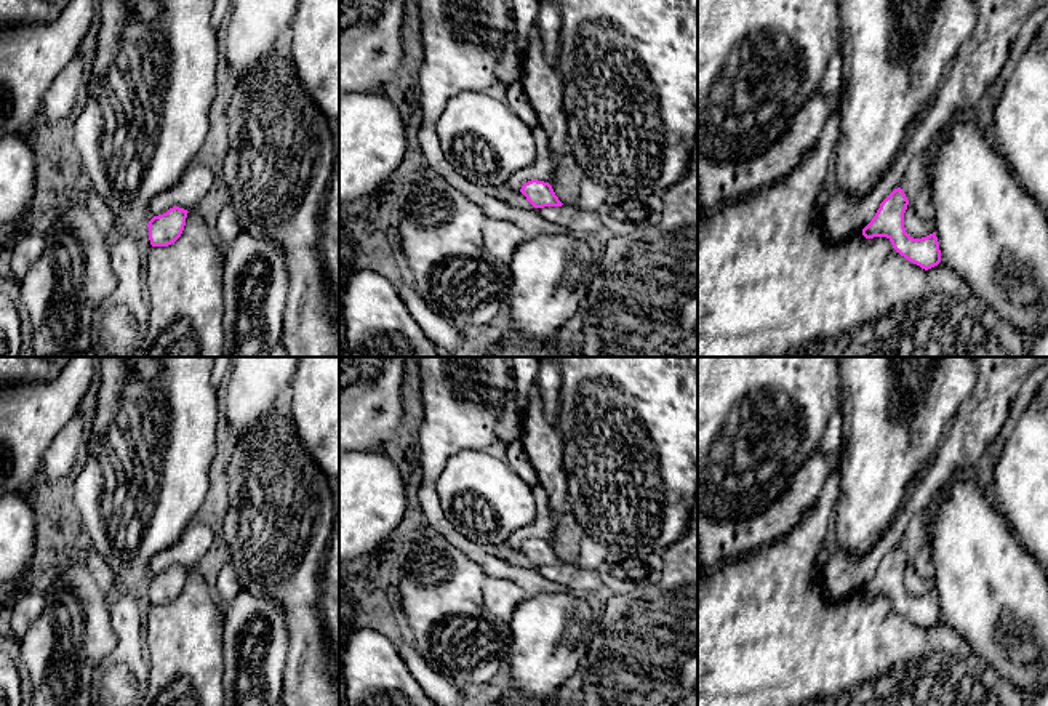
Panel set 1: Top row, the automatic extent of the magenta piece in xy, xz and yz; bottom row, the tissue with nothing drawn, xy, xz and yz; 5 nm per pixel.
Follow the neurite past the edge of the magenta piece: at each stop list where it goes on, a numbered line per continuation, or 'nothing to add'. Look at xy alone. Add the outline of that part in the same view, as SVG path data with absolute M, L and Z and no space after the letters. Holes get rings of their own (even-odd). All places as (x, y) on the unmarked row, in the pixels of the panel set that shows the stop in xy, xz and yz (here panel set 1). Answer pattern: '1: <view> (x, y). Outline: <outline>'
nothing to add

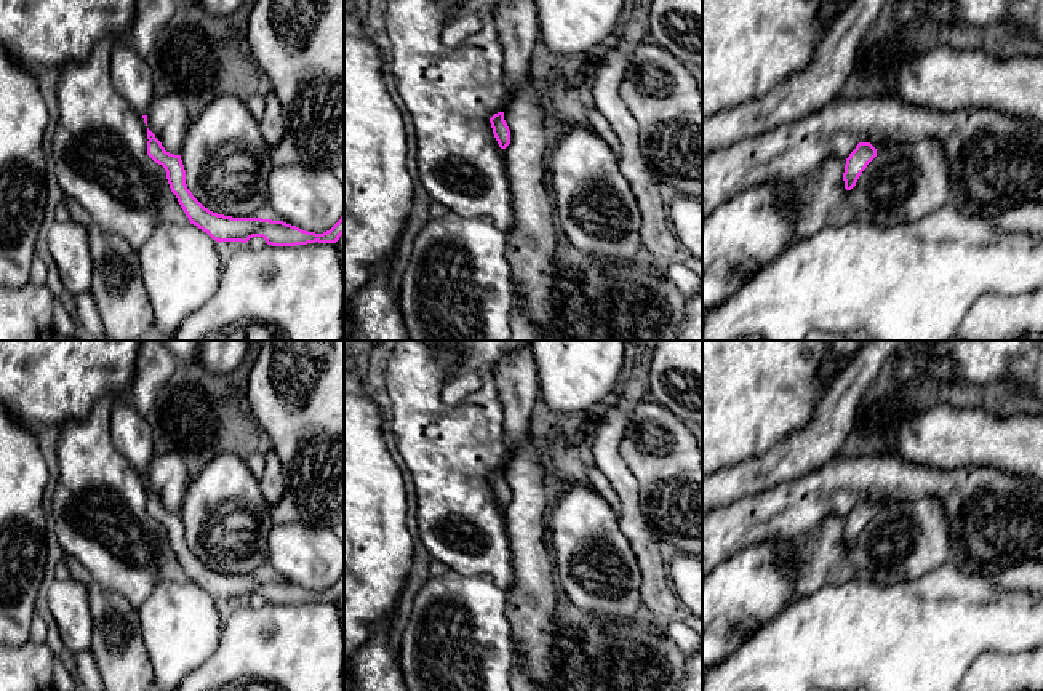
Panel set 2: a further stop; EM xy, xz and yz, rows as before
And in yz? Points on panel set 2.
nothing to add

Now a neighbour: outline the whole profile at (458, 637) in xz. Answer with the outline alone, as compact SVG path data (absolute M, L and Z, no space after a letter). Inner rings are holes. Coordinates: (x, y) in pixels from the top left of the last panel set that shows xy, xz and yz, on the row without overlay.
M448 569L443 576L430 577L413 601L402 633L398 661L406 691L510 691L509 673L517 653L506 606L507 590L488 576L464 576Z

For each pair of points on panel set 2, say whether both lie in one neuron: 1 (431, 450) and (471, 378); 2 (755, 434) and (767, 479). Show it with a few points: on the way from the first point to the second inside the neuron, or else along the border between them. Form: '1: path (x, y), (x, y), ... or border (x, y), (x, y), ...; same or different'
1: border (483, 379), (459, 403), (447, 405), (439, 397); different
2: border (791, 432), (768, 450), (725, 469); different

